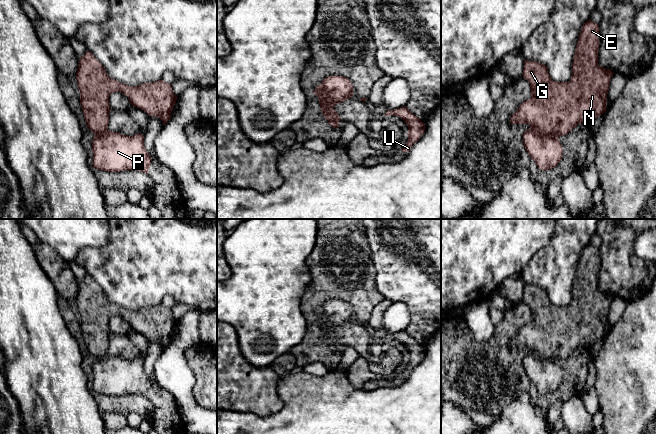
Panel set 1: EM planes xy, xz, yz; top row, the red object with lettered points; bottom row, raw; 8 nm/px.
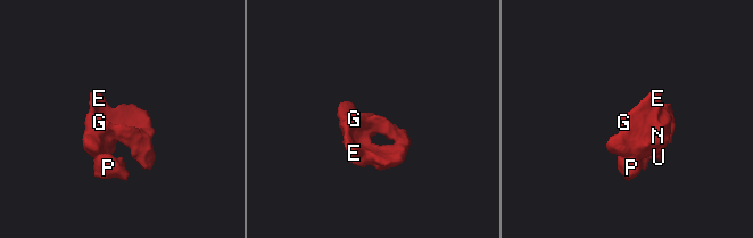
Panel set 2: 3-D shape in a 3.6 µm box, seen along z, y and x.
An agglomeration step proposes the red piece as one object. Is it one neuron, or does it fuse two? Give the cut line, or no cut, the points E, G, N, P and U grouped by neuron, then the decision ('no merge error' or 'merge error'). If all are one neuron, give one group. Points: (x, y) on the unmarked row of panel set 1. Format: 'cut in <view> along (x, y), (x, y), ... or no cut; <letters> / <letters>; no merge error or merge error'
cut in yz along (530, 352), (557, 362); E G N U / P; merge error

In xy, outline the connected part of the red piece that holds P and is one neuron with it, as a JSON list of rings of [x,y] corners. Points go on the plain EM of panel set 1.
[[[107,355],[101,359],[95,359],[92,363],[93,392],[107,396],[120,396],[123,394],[138,394],[148,398],[151,389],[151,381],[144,370],[142,357],[134,360],[122,359],[118,356]]]

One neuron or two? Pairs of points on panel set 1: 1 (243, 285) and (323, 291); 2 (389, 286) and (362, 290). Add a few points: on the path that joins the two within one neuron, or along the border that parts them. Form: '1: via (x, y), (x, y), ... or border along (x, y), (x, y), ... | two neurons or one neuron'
1: border along (306, 266), (310, 285), (302, 300) | two neurons
2: border along (373, 265), (376, 289), (385, 298) | two neurons

